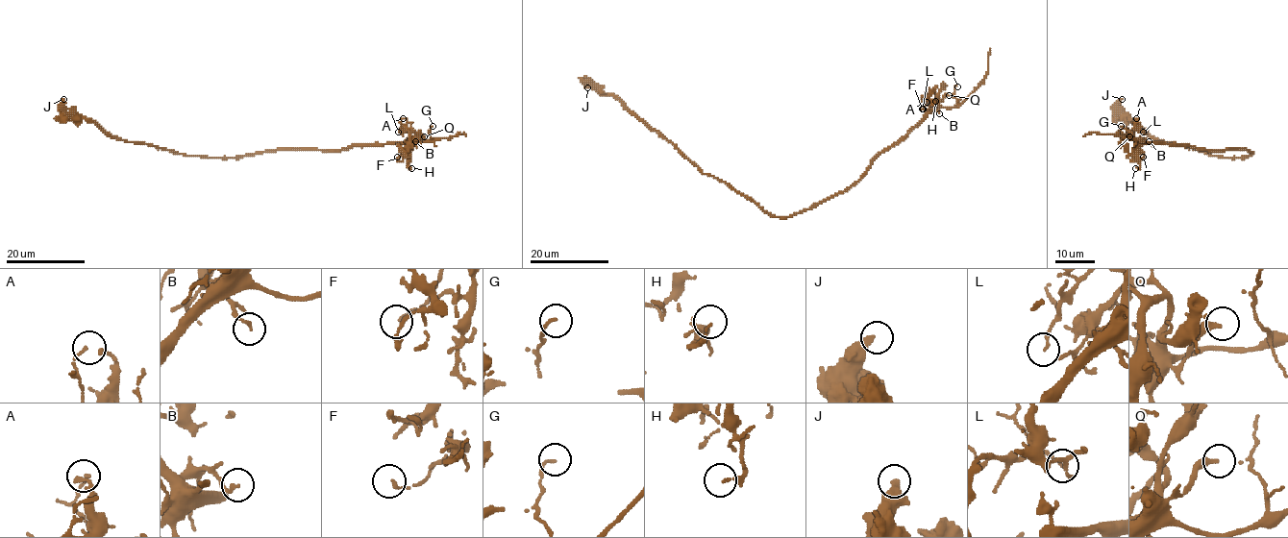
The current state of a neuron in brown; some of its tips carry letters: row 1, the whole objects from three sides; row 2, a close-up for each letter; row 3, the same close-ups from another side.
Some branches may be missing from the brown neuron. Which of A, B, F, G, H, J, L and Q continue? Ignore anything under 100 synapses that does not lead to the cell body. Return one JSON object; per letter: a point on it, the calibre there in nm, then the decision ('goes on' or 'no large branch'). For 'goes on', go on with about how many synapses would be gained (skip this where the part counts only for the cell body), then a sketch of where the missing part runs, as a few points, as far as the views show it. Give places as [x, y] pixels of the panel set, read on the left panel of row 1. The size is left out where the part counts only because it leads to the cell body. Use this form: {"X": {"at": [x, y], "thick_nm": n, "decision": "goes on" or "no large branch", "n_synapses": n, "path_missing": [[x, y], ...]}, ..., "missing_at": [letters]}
{"A": {"at": [403, 118], "thick_nm": 140, "decision": "no large branch"}, "B": {"at": [415, 141], "thick_nm": 150, "decision": "no large branch"}, "F": {"at": [397, 157], "thick_nm": 130, "decision": "no large branch"}, "G": {"at": [433, 126], "thick_nm": 100, "decision": "no large branch"}, "H": {"at": [411, 168], "thick_nm": 110, "decision": "no large branch"}, "J": {"at": [63, 99], "thick_nm": 320, "decision": "no large branch"}, "L": {"at": [398, 132], "thick_nm": 120, "decision": "no large branch"}, "Q": {"at": [424, 136], "thick_nm": 240, "decision": "no large branch"}, "missing_at": []}

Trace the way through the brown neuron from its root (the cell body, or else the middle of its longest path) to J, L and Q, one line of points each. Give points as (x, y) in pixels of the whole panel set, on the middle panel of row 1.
J: (793, 214), (769, 215), (726, 183), (705, 174), (611, 95), (604, 94), (587, 82), (587, 87)
L: (793, 214), (850, 189), (877, 156), (897, 144), (918, 123), (938, 96), (932, 94), (923, 109)
Q: (793, 214), (850, 189), (877, 156), (897, 144), (949, 95)

